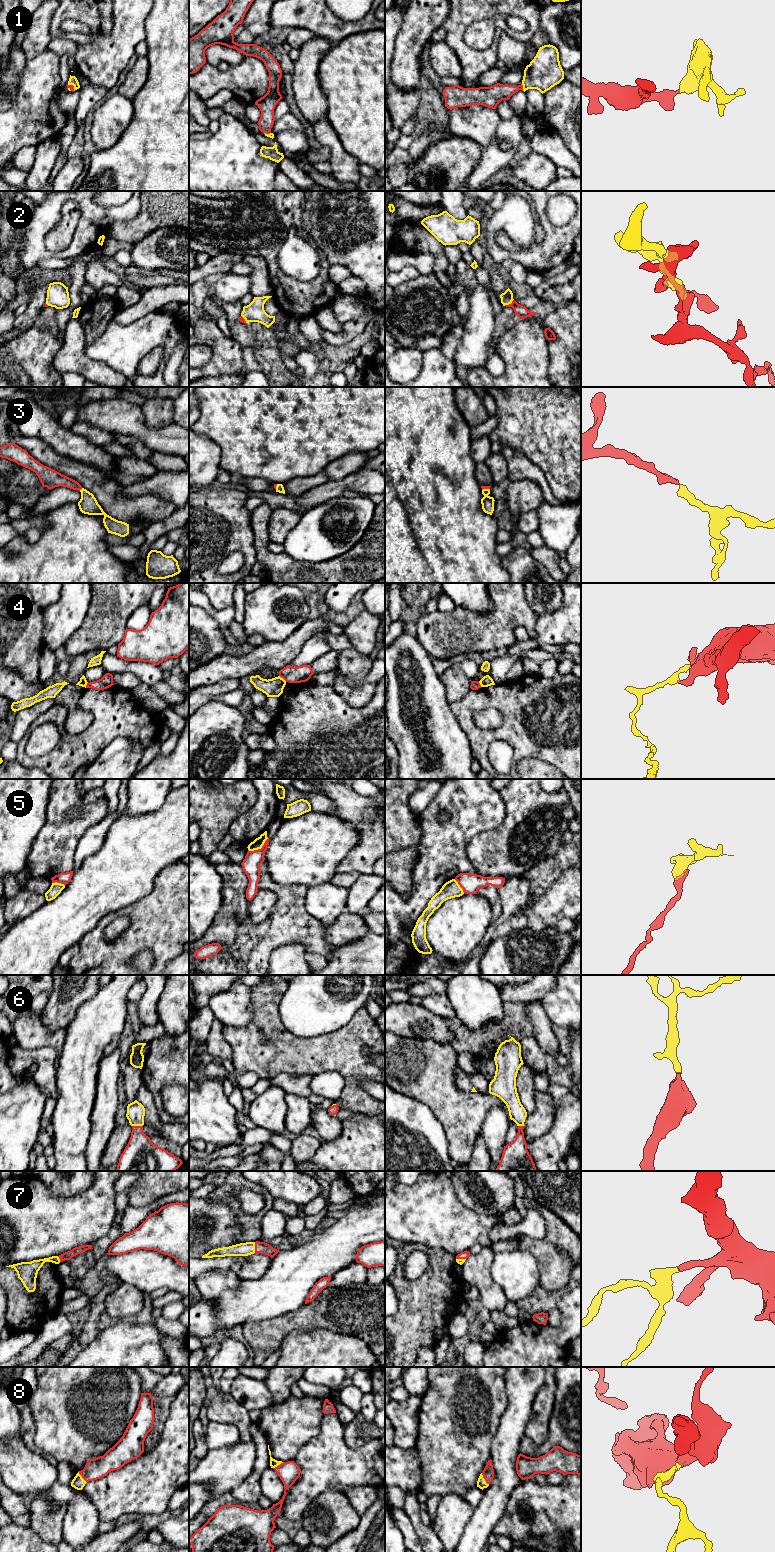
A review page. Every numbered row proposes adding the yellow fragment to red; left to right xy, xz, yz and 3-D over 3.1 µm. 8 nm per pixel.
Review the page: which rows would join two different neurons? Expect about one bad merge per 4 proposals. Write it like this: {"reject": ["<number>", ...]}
{"reject": ["4", "5"]}

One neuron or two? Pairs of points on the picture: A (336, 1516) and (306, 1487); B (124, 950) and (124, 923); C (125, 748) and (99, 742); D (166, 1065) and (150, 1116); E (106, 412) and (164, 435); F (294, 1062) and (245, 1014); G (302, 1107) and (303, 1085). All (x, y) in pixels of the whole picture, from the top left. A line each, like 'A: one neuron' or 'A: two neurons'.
A: two neurons
B: two neurons
C: two neurons
D: two neurons
E: one neuron
F: two neurons
G: two neurons

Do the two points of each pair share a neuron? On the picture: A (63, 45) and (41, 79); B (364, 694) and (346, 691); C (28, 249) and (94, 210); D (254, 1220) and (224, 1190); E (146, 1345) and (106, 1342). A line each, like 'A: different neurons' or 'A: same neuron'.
A: different neurons
B: same neuron
C: same neuron
D: same neuron
E: same neuron

